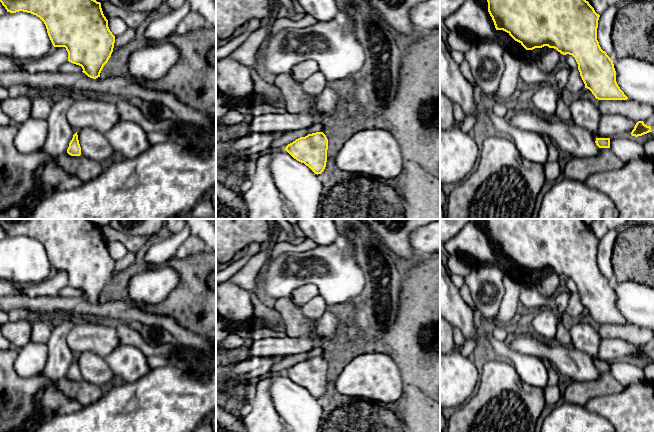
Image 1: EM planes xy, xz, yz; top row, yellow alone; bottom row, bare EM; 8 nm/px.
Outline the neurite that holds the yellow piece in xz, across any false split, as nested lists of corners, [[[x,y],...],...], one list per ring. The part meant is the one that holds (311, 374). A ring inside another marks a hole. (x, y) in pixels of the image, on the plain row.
[[[323,356],[308,358],[288,368],[285,374],[315,398],[321,398],[327,386],[328,363]]]

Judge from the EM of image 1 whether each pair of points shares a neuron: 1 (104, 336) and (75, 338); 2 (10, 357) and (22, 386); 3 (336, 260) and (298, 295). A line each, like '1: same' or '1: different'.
1: same
2: same
3: different

